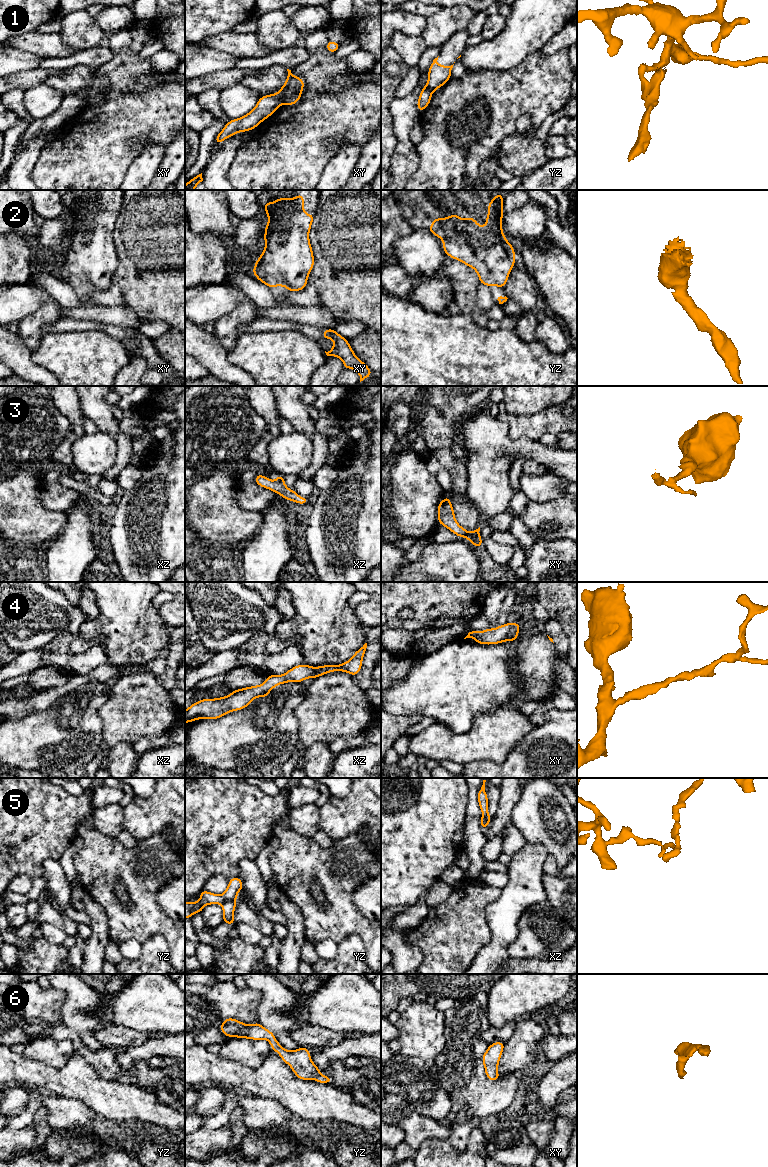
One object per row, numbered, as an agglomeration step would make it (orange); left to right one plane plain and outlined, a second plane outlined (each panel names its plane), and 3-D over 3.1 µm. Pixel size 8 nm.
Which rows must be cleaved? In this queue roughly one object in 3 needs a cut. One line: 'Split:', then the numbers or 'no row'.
Split: 1, 3, 5

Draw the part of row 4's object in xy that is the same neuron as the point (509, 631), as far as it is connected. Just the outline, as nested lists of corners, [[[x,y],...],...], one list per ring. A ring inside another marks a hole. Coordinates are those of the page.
[[[506,623],[505,625],[498,626],[494,629],[487,628],[485,631],[471,630],[464,638],[474,638],[477,644],[498,644],[509,640],[511,643],[518,637],[520,630],[519,623]]]

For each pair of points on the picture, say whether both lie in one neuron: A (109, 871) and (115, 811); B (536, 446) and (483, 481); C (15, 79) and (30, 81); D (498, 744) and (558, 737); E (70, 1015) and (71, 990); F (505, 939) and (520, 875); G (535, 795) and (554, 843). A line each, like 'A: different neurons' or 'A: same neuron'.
A: different neurons
B: same neuron
C: same neuron
D: different neurons
E: same neuron
F: same neuron
G: same neuron

